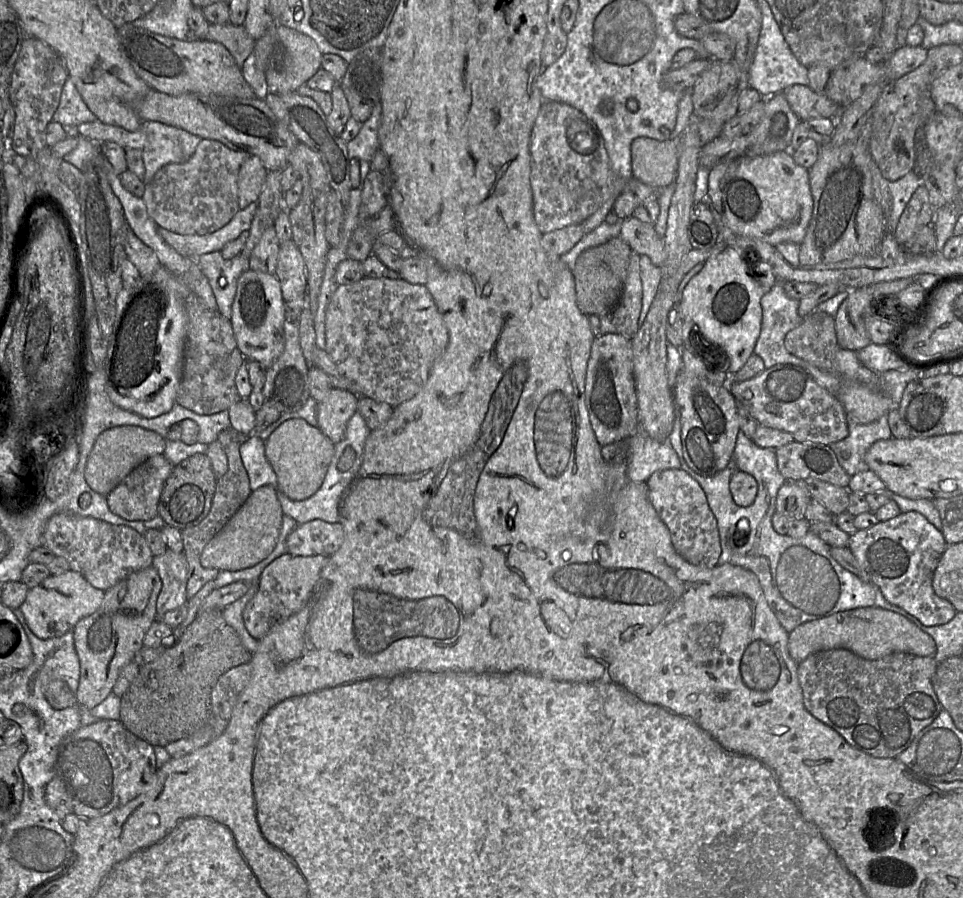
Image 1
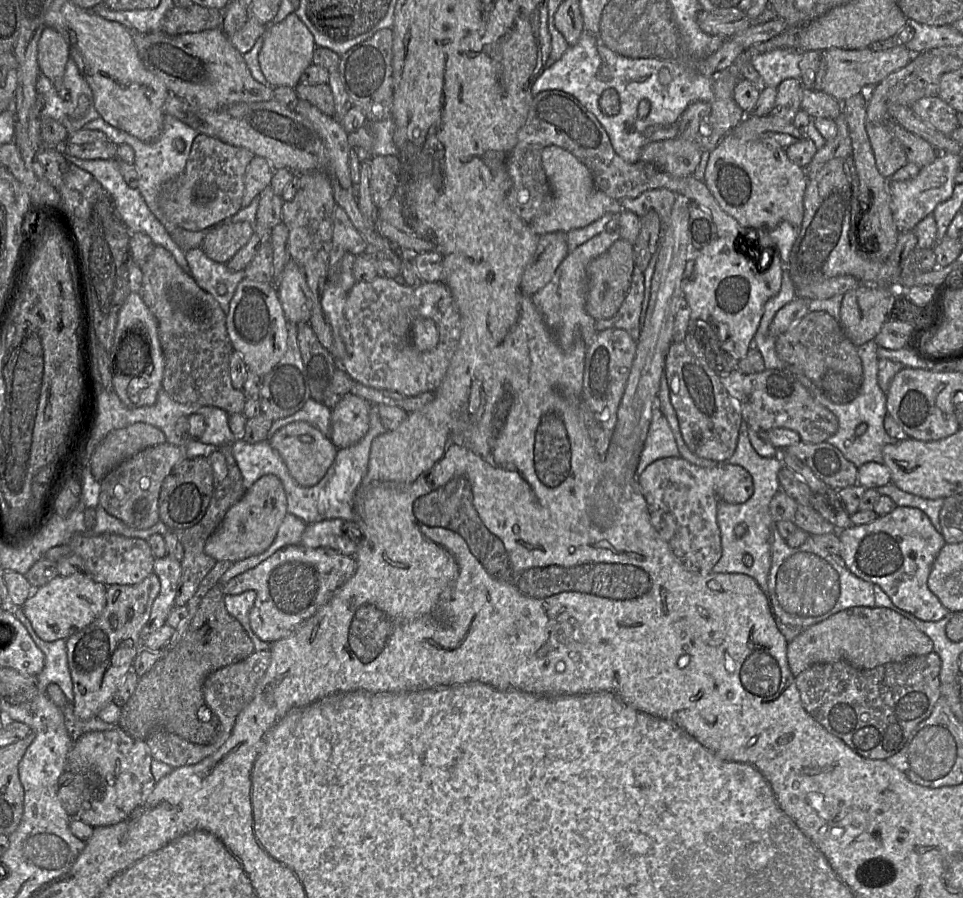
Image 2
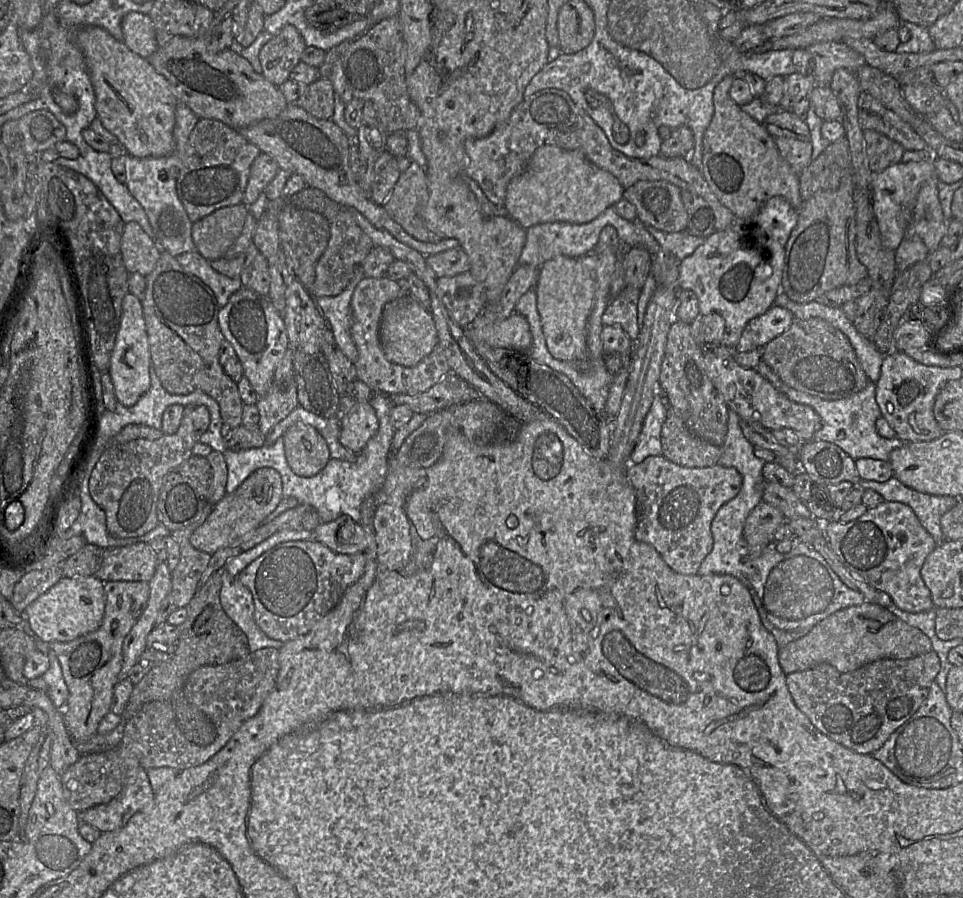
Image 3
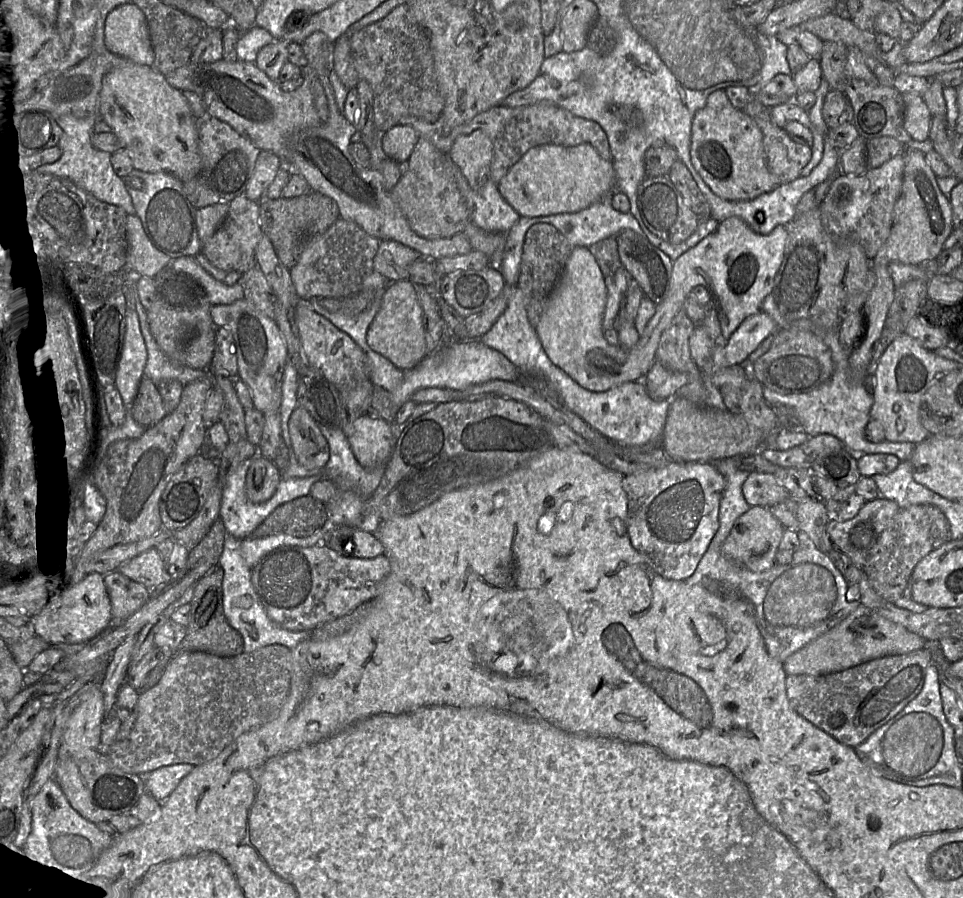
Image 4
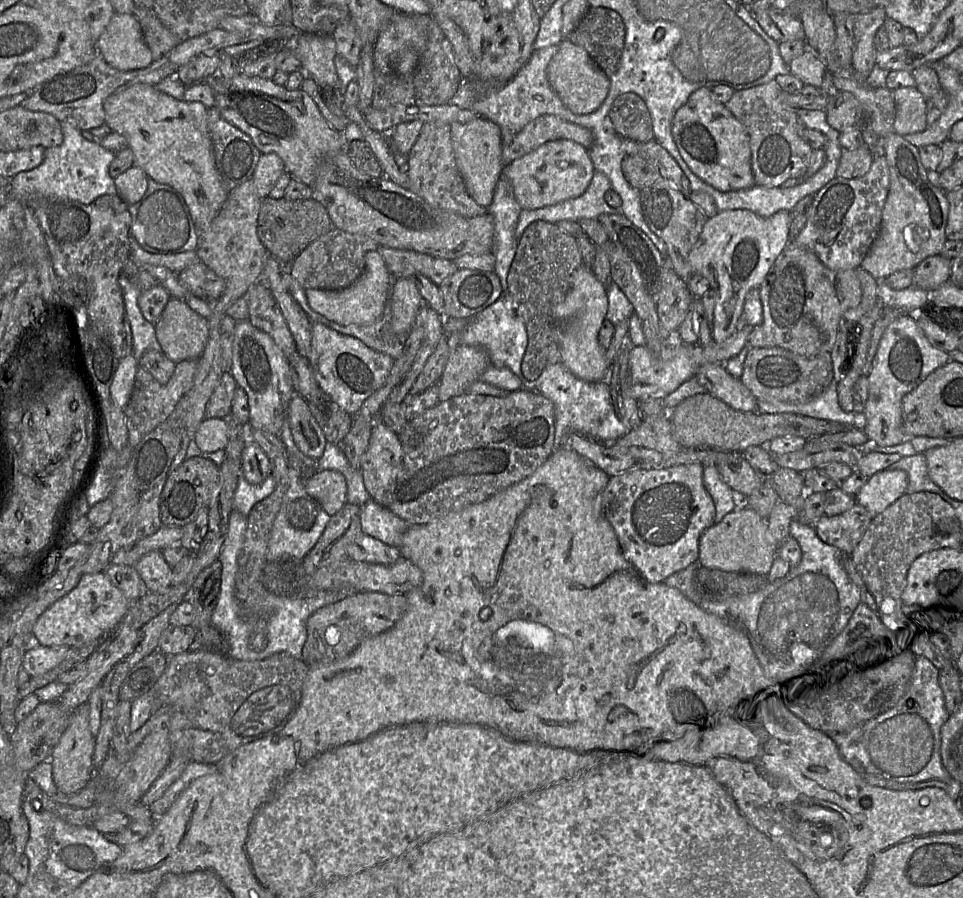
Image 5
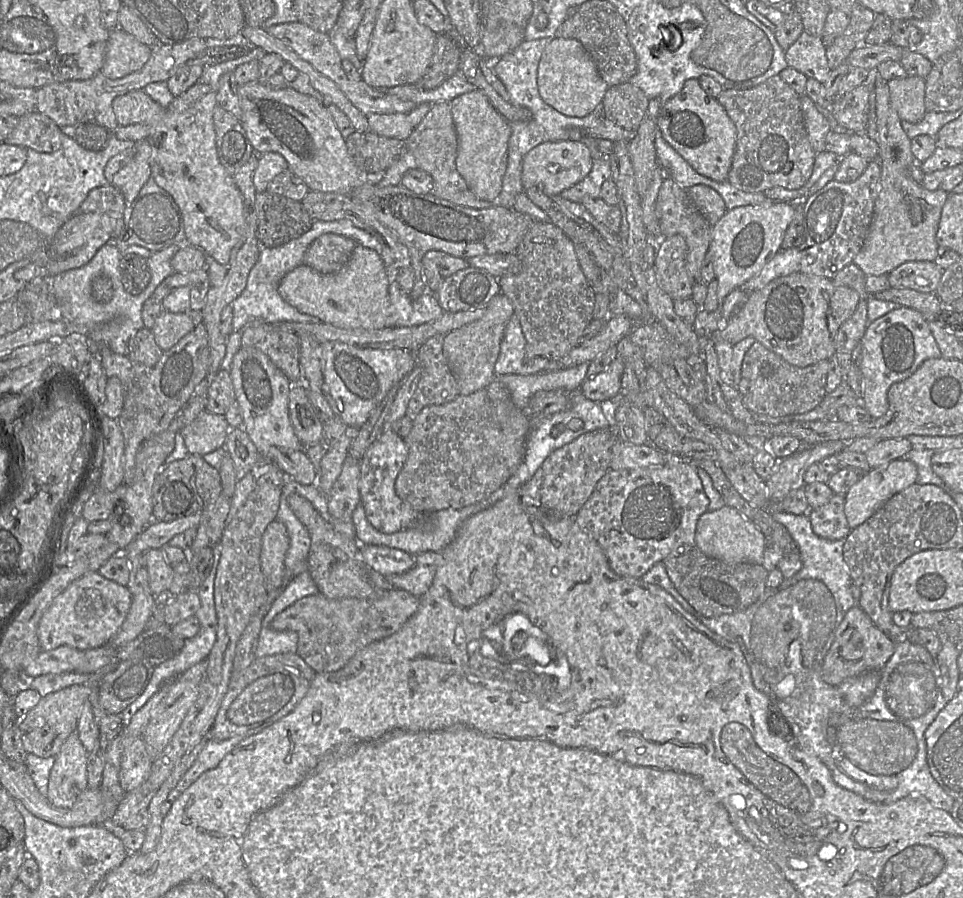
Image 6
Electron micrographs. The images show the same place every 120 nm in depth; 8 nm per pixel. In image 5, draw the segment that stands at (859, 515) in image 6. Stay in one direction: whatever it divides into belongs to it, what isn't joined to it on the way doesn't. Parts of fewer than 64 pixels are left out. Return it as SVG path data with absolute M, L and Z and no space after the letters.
M886 469L870 476L854 499L875 517L904 495L907 485L905 471Z

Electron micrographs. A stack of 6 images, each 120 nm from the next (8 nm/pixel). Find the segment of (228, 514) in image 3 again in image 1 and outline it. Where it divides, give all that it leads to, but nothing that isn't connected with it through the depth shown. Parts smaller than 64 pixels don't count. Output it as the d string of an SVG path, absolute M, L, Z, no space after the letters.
M263 485L252 491L224 528L204 547L200 556L201 565L219 571L237 571L253 567L273 551L283 516L281 503L273 486Z

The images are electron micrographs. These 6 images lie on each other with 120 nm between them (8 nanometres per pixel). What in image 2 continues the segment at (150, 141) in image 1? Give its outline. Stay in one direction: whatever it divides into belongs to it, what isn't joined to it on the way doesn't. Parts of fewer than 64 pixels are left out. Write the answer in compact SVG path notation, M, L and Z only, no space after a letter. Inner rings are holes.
M165 115L163 130L161 134L151 142L143 142L139 140L138 138L109 125L101 117L98 117L97 119L86 123L82 129L100 131L105 134L110 142L116 145L127 144L132 147L135 153L133 165L138 175L137 189L145 200L148 208L165 227L169 235L171 231L179 228L166 218L165 214L160 208L160 188L164 182L168 181L172 177L176 177L181 172L183 172L188 159L188 155L191 150L193 140L198 135L198 132L172 115ZM176 138L183 139L185 143L185 149L183 150L183 152L178 152L175 149L173 142Z

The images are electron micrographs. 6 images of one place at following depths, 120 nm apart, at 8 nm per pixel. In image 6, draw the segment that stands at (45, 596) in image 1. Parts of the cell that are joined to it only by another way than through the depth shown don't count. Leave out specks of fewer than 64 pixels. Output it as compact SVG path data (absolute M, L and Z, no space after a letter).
M99 572L85 574L59 594L40 619L37 634L41 651L60 646L87 651L109 643L123 624L131 601L131 592L126 586L103 577Z

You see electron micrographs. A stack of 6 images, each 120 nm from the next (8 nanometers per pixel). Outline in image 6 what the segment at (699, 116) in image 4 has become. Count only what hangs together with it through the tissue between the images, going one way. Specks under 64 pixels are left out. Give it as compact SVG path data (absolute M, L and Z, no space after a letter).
M689 79L677 95L664 103L657 119L663 138L701 175L725 182L736 148L737 129L717 98L706 93L697 79Z

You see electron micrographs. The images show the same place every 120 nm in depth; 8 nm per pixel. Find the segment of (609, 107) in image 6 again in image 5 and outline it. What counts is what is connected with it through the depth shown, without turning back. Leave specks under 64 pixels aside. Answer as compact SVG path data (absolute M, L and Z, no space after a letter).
M621 94L613 102L609 117L625 139L649 142L655 139L652 118L645 102L634 94Z

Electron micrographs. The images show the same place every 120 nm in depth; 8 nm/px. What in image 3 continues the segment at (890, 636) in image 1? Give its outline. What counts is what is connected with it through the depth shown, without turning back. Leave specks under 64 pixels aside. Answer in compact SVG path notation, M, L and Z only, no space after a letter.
M873 602L841 609L816 624L806 635L778 650L780 666L787 676L818 664L830 664L840 672L853 671L882 658L908 659L932 650L930 638L887 608Z

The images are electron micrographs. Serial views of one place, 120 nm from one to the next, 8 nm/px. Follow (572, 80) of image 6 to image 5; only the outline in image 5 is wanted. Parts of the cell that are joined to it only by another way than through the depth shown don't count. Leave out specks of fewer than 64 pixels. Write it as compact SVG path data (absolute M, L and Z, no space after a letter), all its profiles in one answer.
M563 39L547 67L550 86L573 114L585 115L597 110L608 95L610 80L582 47Z

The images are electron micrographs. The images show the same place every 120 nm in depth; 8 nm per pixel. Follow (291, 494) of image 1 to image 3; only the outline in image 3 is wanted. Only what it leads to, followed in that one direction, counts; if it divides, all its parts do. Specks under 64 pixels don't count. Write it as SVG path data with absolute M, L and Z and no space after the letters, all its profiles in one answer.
M296 422L288 428L283 443L287 462L299 476L315 476L331 458L329 447L321 433L303 422Z

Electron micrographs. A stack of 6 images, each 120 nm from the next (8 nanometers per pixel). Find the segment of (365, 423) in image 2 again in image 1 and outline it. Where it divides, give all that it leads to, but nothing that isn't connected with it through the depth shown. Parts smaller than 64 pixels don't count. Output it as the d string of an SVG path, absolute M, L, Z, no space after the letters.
M333 387L328 396L318 402L318 427L334 444L345 437L348 422L358 411L359 397L363 396Z

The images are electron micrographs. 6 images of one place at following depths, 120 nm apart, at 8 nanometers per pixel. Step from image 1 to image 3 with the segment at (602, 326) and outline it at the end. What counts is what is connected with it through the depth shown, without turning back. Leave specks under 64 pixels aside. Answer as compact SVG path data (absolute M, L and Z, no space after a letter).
M626 286L617 297L611 299L602 316L603 325L620 325L631 341L636 340L640 334L638 301L641 291L642 289Z

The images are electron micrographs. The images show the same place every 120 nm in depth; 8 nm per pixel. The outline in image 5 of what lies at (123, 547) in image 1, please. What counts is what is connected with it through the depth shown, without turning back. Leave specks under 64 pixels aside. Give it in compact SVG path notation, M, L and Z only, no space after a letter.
M161 550L144 555L134 567L149 592L165 592L172 586L173 568L167 563Z

